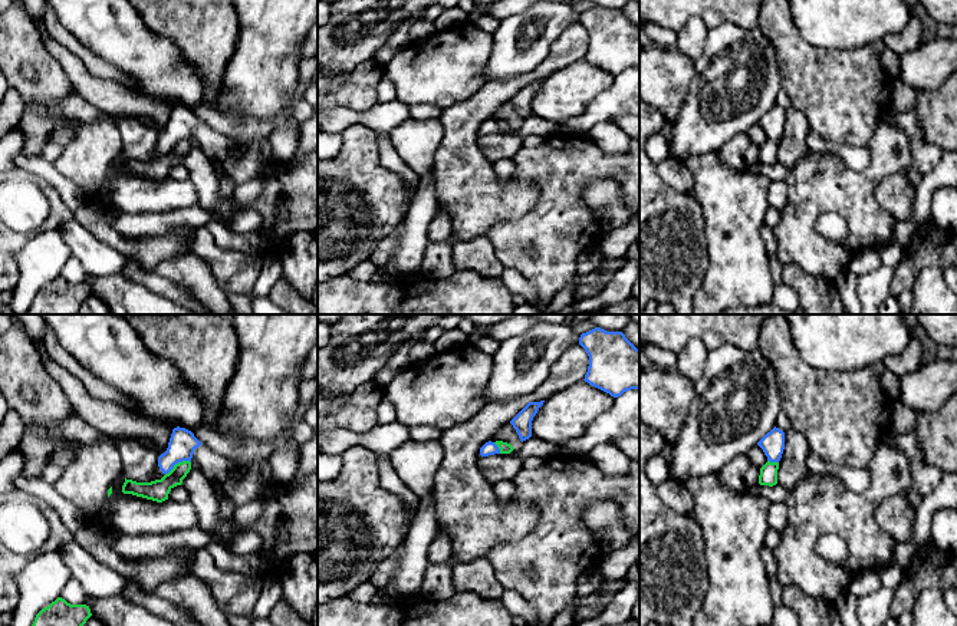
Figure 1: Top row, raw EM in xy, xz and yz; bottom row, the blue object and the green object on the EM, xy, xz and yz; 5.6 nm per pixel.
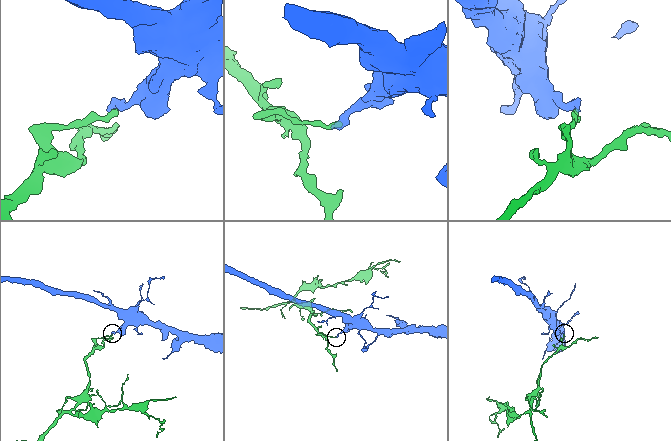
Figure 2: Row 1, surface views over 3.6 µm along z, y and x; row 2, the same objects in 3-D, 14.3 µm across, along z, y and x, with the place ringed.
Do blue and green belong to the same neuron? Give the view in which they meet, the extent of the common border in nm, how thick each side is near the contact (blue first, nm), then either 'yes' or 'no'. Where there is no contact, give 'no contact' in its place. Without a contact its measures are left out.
xy | 160 nm | 150/120 nm | no

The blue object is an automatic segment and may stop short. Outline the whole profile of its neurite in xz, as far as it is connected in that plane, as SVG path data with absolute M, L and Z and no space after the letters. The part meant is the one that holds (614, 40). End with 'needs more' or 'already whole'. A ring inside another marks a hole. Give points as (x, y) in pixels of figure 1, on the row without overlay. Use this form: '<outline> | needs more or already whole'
M595 6L581 13L579 23L589 34L585 60L614 76L639 67L639 27L622 10Z | already whole

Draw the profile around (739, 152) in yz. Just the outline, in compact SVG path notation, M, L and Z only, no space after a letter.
M739 134L717 149L721 164L743 169L759 162L760 146L747 134Z

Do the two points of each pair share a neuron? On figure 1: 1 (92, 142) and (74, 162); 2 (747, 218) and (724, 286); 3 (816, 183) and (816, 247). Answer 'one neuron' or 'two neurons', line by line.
1: one neuron
2: one neuron
3: one neuron

